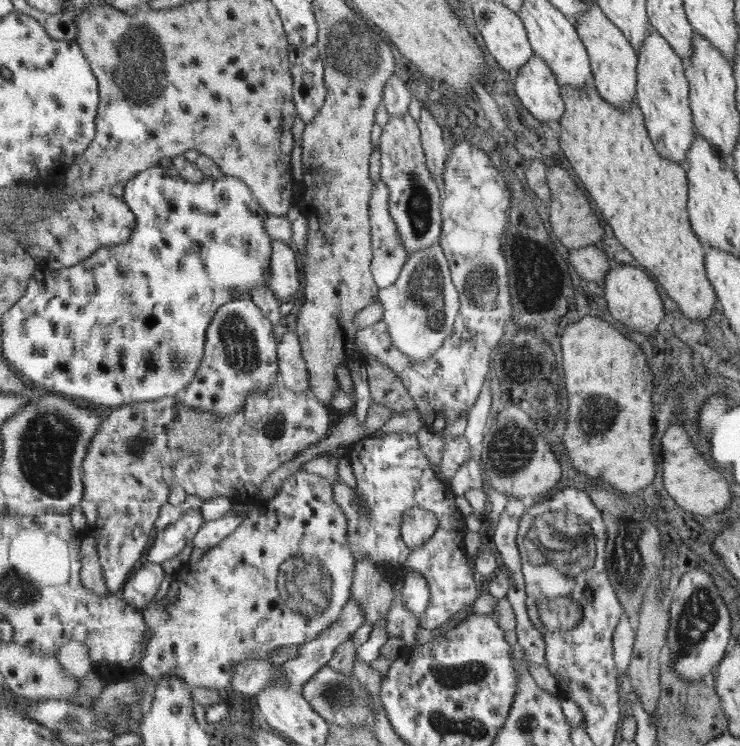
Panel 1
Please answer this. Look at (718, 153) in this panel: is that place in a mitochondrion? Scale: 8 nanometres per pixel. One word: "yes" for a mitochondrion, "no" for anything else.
no

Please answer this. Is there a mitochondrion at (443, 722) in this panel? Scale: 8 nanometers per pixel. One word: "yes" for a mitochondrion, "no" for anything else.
yes

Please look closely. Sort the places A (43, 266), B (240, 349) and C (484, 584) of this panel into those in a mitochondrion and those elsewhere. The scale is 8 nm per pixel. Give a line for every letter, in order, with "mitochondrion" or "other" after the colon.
A: other
B: mitochondrion
C: other

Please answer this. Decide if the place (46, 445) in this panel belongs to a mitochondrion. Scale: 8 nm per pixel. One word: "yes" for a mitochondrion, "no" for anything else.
yes

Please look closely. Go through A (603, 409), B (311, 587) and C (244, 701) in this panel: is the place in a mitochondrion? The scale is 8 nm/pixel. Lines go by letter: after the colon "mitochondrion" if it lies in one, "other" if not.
A: mitochondrion
B: mitochondrion
C: other

